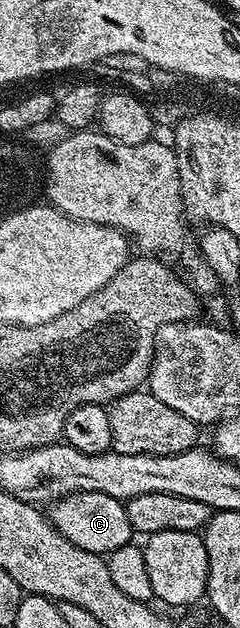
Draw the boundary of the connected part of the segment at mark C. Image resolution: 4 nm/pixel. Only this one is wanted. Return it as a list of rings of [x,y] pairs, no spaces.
[[[74,491],[53,500],[48,507],[51,526],[80,549],[93,555],[109,556],[110,552],[131,542],[132,532],[123,500],[99,491]]]

